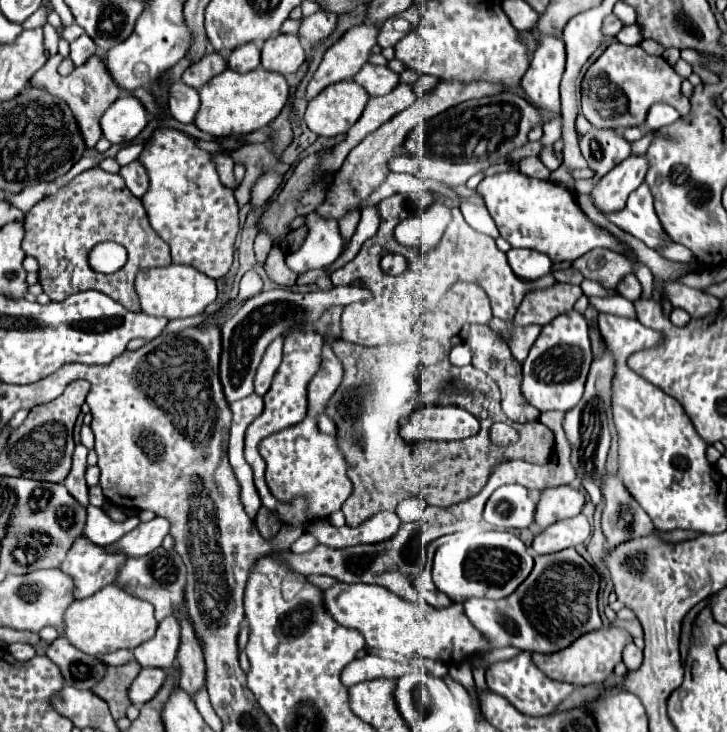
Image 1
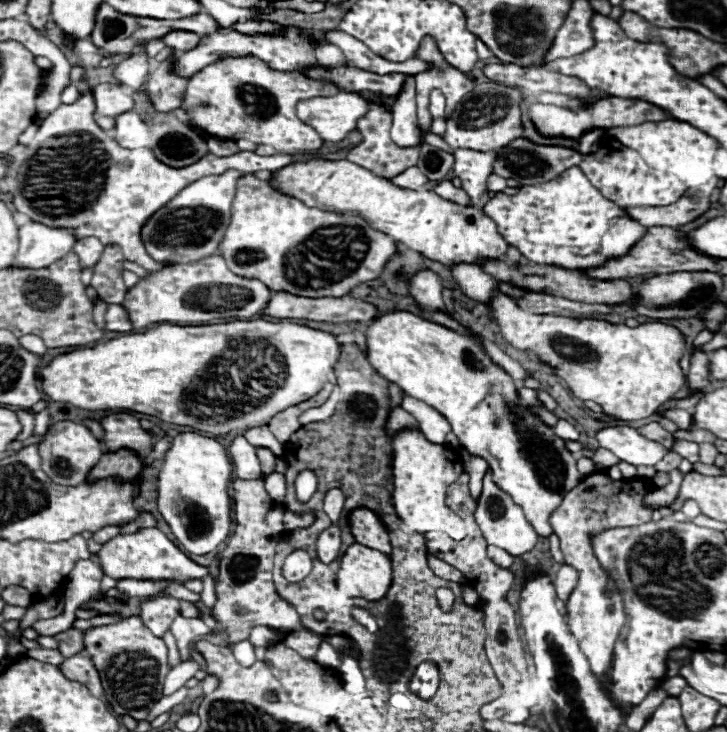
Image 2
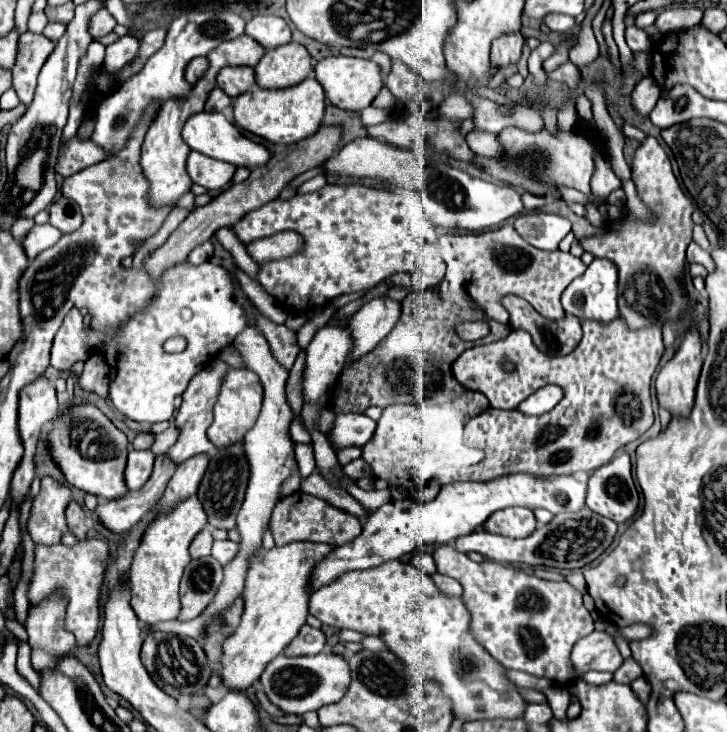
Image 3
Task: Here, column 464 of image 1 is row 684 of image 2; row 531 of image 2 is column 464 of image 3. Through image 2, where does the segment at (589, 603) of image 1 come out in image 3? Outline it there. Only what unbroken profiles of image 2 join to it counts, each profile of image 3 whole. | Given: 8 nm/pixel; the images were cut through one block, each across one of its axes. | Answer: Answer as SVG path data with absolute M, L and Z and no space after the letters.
M454 544L438 546L434 562L440 574L462 584L462 600L470 612L470 632L496 662L554 682L576 678L570 652L580 638L594 632L594 620L576 588L568 582L542 580L492 560L476 564L464 552L458 552Z

